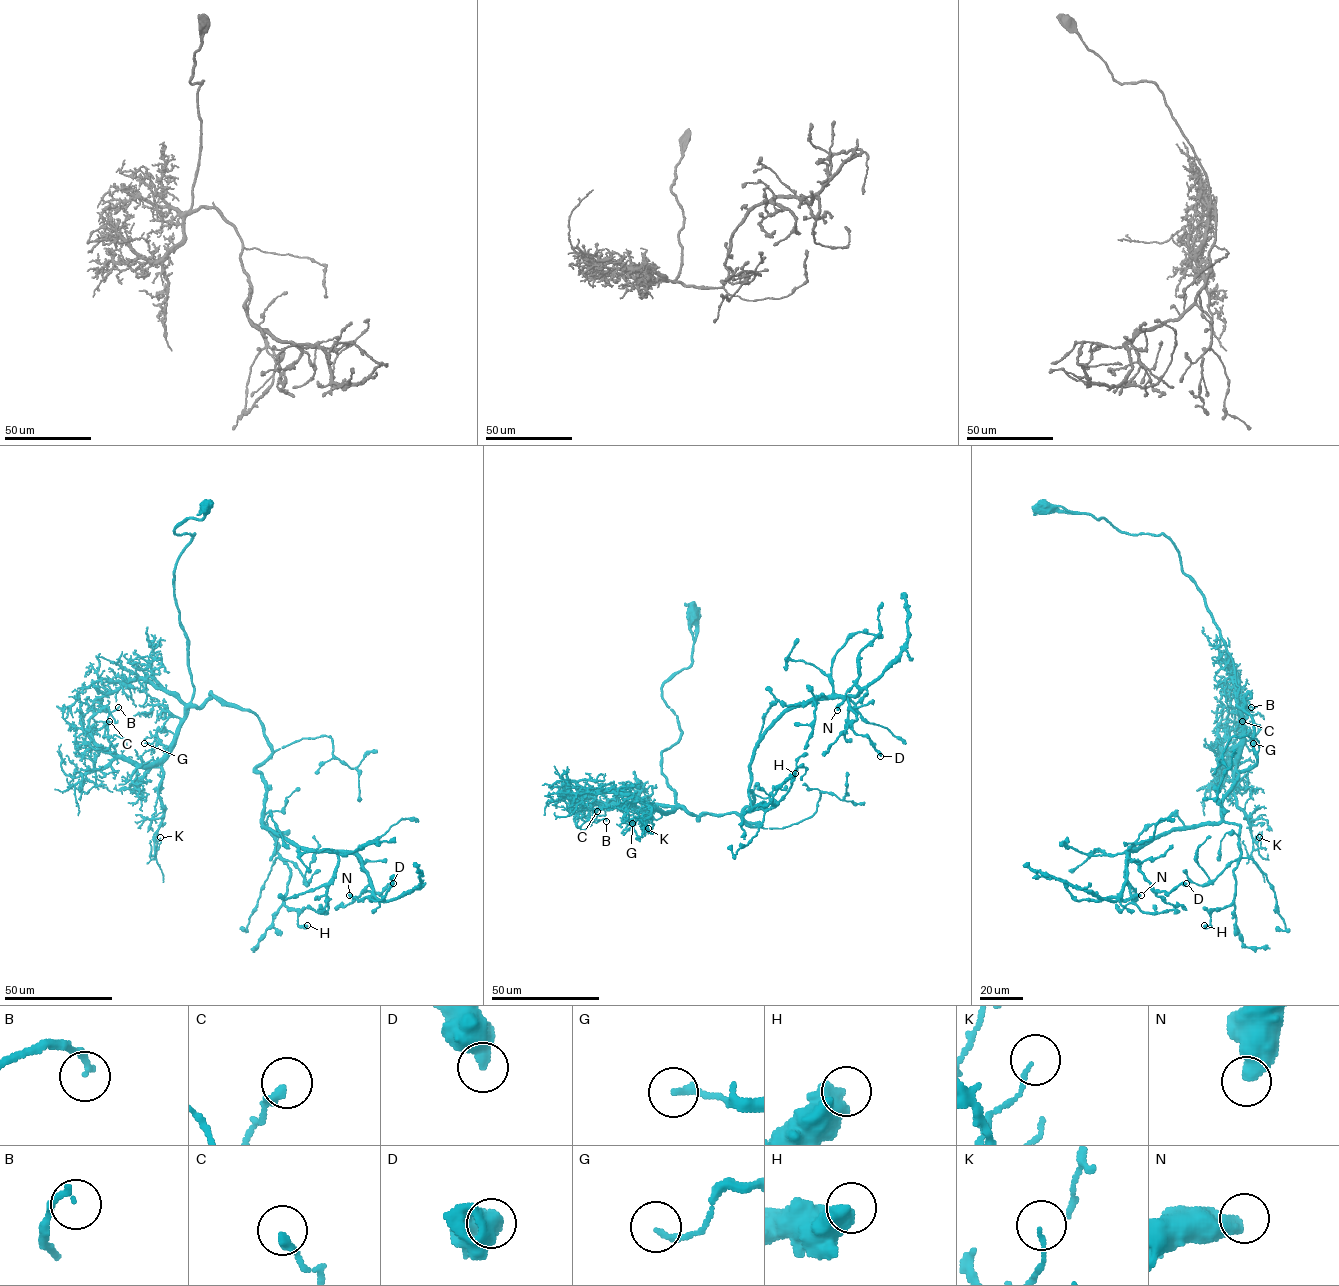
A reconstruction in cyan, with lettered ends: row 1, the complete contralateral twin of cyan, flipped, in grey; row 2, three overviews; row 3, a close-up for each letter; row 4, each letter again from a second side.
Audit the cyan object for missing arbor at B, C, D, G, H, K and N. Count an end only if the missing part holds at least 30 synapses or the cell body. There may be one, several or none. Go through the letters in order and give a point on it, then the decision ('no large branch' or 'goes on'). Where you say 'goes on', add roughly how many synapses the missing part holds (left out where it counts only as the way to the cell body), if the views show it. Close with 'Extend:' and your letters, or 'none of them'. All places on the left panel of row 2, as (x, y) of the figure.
B: at (118, 707); no large branch
C: at (109, 721); no large branch
D: at (393, 883); no large branch
G: at (144, 743); no large branch
H: at (307, 925); no large branch
K: at (160, 837); no large branch
N: at (349, 895); no large branch
Extend: none of them

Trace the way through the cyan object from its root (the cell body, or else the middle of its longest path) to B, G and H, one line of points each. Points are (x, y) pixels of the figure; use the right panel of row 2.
B: (1042, 506), (1165, 535), (1219, 630), (1237, 703), (1236, 680), (1233, 695), (1251, 707)
G: (1042, 506), (1090, 513), (1130, 534), (1162, 534), (1173, 543), (1232, 661), (1242, 730), (1237, 745), (1253, 743)
H: (1042, 506), (1165, 535), (1237, 705), (1250, 695), (1256, 761), (1222, 803), (1235, 895), (1204, 925)

